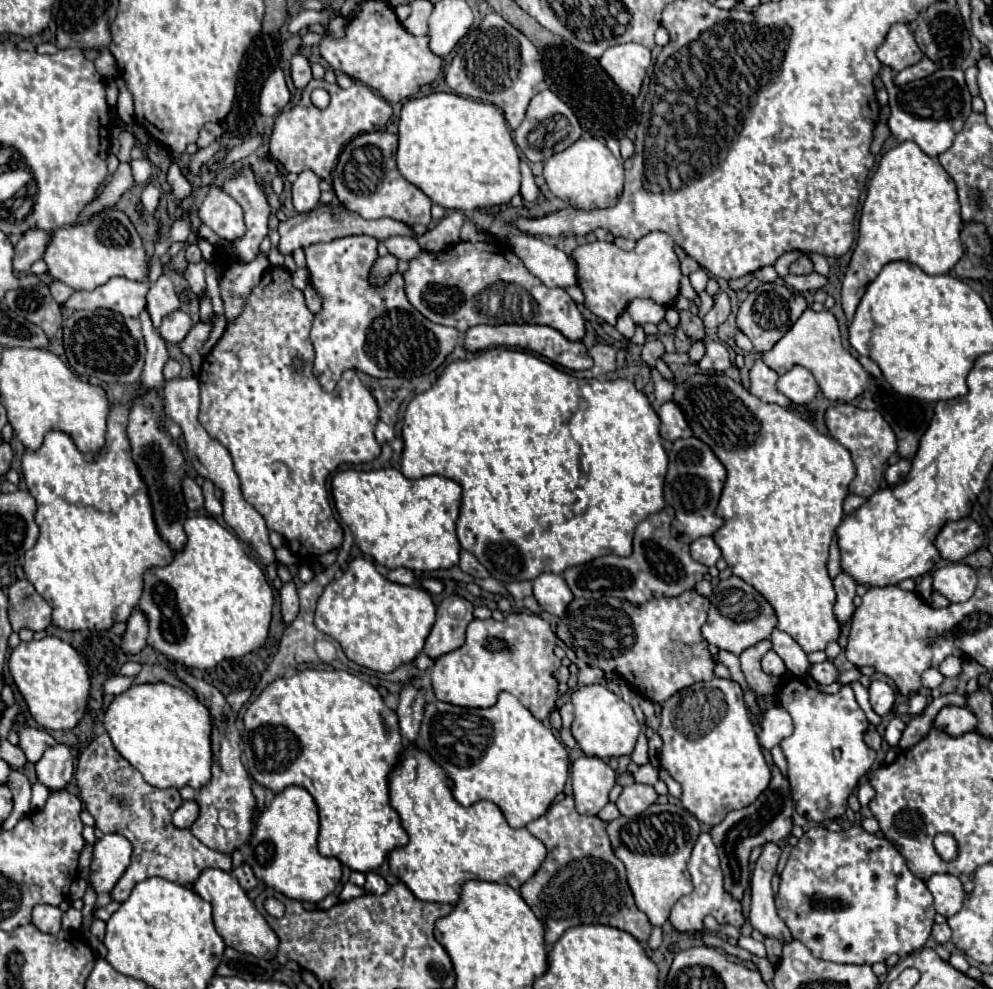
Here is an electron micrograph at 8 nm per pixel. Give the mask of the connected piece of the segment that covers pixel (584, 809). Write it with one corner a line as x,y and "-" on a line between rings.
588,755
578,757
572,763
572,789
578,813
596,815
608,803
614,781
616,773
604,759

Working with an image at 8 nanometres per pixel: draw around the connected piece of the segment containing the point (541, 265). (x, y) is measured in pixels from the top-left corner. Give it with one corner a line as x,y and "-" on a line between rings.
514,235
510,237
508,245
526,265
526,269
546,287
576,285
576,263
564,251
532,235

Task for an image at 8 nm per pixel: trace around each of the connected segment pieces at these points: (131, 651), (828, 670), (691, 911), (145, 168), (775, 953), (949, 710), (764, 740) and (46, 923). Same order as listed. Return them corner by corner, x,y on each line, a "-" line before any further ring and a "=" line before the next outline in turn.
136,609
130,619
126,621
126,631
122,635
122,651
126,655
136,655
146,647
148,637
148,623
146,617
=
824,661
824,663
818,663
818,665
812,665
810,667
810,677
820,683
820,685
830,685
836,681
838,677
838,671
834,667
832,661
=
700,833
694,849
692,849
692,857
688,861
688,871
692,875
692,883
694,883
694,891
682,899
678,899
678,903
672,909
670,921
674,925
674,929
678,931
702,931
702,919
706,915
716,917
720,923
728,923
734,927
742,927
744,917
742,917
742,905
732,899
726,891
724,891
724,877
722,877
722,869
720,869
720,859
718,859
718,851
716,845
710,837
710,833
=
148,159
132,161
132,175
135,182
147,182
152,174
152,165
=
764,939
764,945
766,945
768,961
776,967
776,963
780,961
780,955
782,955
782,945
776,939
=
944,707
934,719
934,725
938,725
948,737
962,737
962,733
976,729
976,723
974,713
966,707
=
772,705
770,709
766,709
762,719
762,733
758,735
760,745
766,751
770,751
782,739
790,737
790,733
792,733
792,717
780,705
=
36,905
32,911
32,923
42,933
56,935
60,931
60,919
62,919
62,911
52,905

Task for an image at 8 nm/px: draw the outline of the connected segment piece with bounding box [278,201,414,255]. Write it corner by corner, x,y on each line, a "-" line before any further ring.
340,201
330,203
330,205
318,205
310,213
298,213
298,215
290,217
288,221
280,223
278,231
280,231
280,251
282,251
282,255
294,253
298,247
308,247
308,245
314,245
314,243
332,241
336,237
346,237
346,235
370,235
370,237
374,237
378,241
384,241
386,237
392,237
392,235
414,237
412,229
402,221
394,221
394,219
386,219
386,217
368,221
368,219
360,217
358,213
348,211

